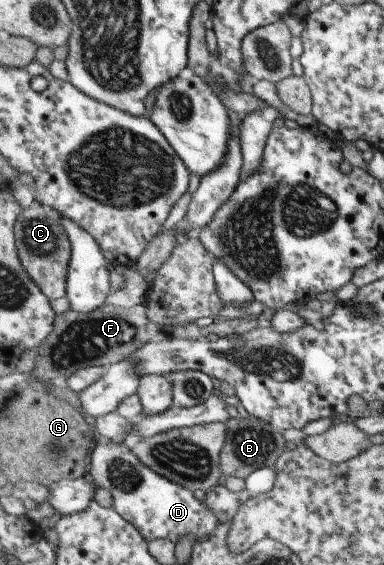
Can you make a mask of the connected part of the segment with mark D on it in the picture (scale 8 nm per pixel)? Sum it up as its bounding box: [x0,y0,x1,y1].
[90,438,220,544]

